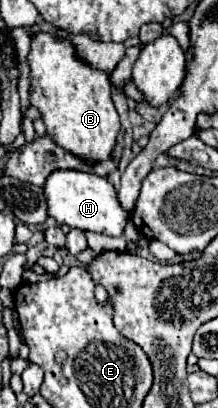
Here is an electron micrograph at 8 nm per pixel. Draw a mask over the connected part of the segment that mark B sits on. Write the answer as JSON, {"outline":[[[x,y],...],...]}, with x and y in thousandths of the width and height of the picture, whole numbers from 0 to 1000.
{"outline":[[[220,78],[138,83],[128,162],[138,255],[183,270],[220,333],[312,373],[394,387],[404,397],[495,387],[523,368],[550,319],[495,181],[422,167],[394,147],[367,147],[339,108],[312,93]]]}

